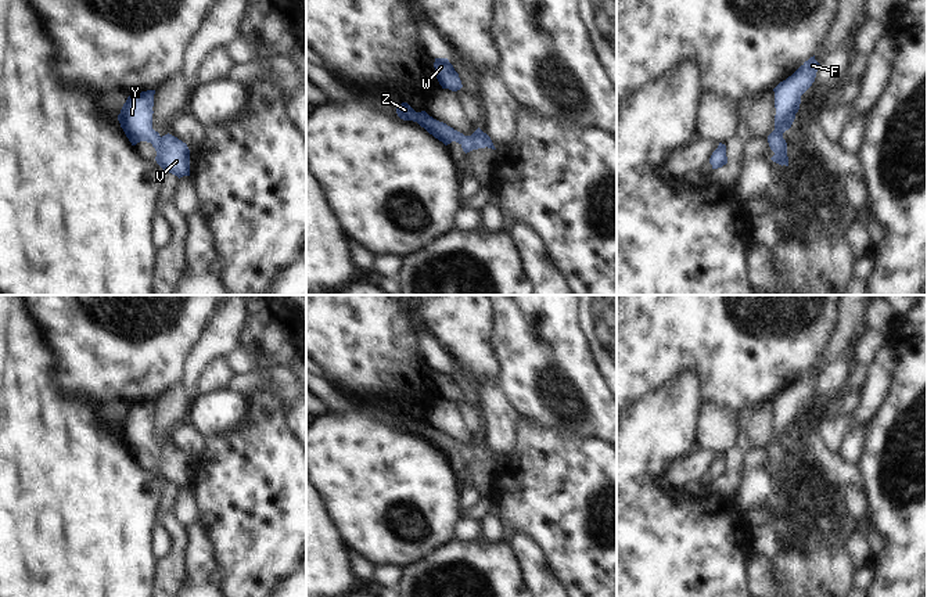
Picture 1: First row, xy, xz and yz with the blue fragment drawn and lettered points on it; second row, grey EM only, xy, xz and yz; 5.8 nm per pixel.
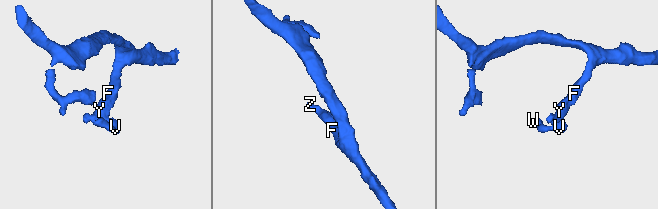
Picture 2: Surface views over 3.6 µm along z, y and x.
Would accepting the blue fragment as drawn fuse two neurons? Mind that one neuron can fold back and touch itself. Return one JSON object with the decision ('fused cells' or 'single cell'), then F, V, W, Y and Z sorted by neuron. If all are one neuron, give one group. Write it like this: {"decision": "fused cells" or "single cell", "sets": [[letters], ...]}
{"decision": "single cell", "sets": [["F", "V", "W", "Y", "Z"]]}

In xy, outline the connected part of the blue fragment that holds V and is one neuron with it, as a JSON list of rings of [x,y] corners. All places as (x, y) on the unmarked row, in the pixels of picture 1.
[[[155,400],[133,403],[123,414],[118,431],[126,447],[136,456],[151,453],[157,461],[155,471],[165,481],[179,489],[190,486],[190,460],[186,453],[172,445],[159,446],[152,439],[152,417]]]

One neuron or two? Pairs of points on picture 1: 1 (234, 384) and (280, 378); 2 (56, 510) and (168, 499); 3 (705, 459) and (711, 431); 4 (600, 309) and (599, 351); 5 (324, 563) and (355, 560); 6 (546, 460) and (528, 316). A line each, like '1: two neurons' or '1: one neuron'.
1: one neuron
2: two neurons
3: two neurons
4: one neuron
5: two neurons
6: two neurons

